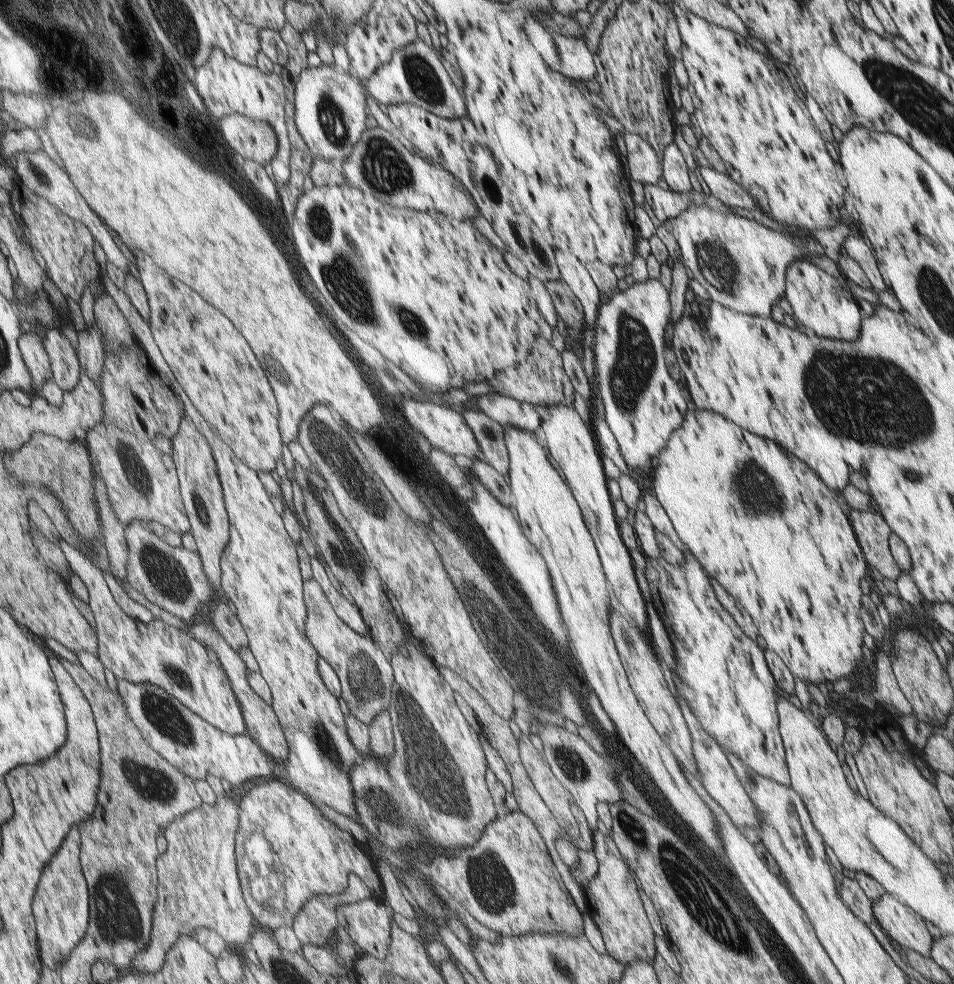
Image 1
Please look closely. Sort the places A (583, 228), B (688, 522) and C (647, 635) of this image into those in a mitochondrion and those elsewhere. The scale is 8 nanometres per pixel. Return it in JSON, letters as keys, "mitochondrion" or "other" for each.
{"A":"other","B":"other","C":"other"}

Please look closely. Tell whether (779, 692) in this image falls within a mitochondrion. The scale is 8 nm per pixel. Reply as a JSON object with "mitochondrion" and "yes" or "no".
{"mitochondrion":"no"}

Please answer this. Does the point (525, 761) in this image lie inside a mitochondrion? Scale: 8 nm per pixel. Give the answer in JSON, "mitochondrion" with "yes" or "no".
{"mitochondrion":"no"}

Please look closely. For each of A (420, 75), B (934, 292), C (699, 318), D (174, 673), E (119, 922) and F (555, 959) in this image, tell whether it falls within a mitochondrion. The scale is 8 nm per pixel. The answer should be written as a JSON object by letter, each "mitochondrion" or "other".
{"A":"mitochondrion","B":"mitochondrion","C":"other","D":"mitochondrion","E":"mitochondrion","F":"mitochondrion"}

